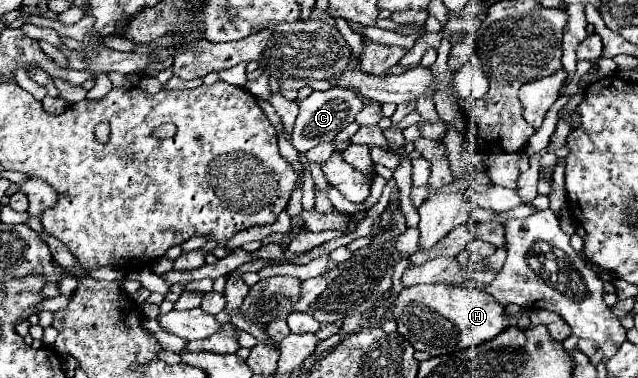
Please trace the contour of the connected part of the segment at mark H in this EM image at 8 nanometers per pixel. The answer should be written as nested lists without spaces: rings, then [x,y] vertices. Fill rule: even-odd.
[[[453,283],[407,287],[401,291],[391,307],[391,315],[397,321],[397,331],[417,351],[427,351],[429,355],[445,355],[481,345],[509,325],[529,325],[529,313],[525,313],[523,309],[517,311],[511,319],[503,317],[503,313],[505,309],[491,297],[491,293],[481,289],[467,289]]]

